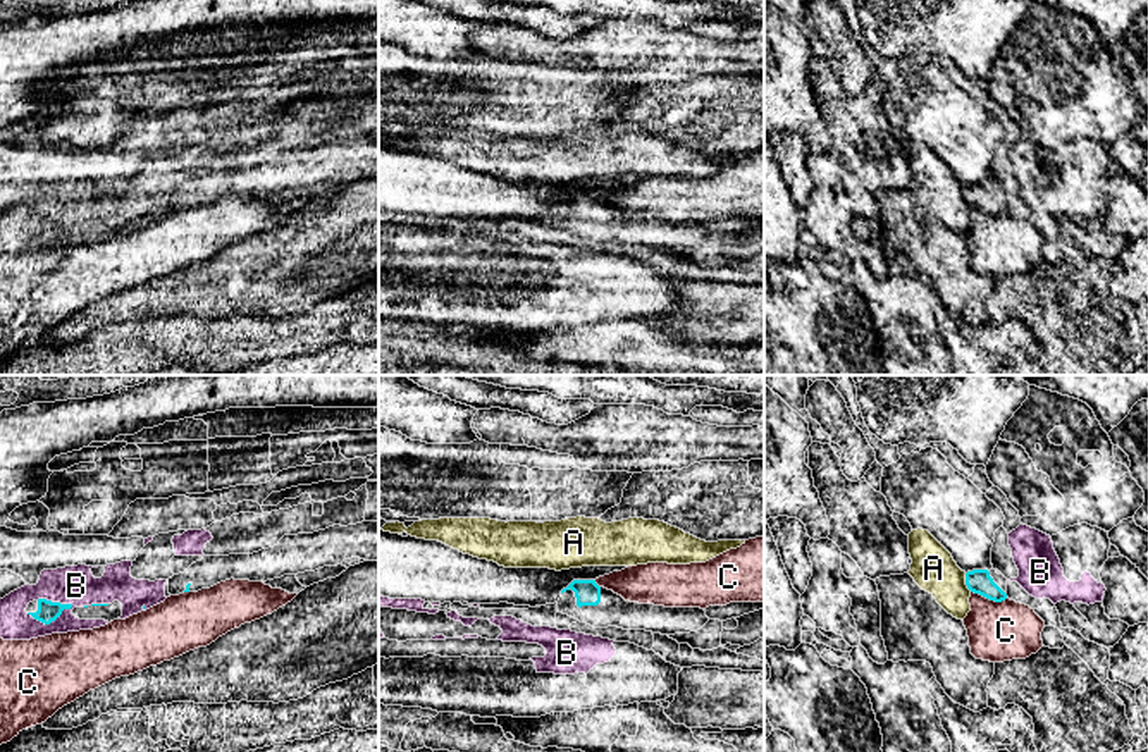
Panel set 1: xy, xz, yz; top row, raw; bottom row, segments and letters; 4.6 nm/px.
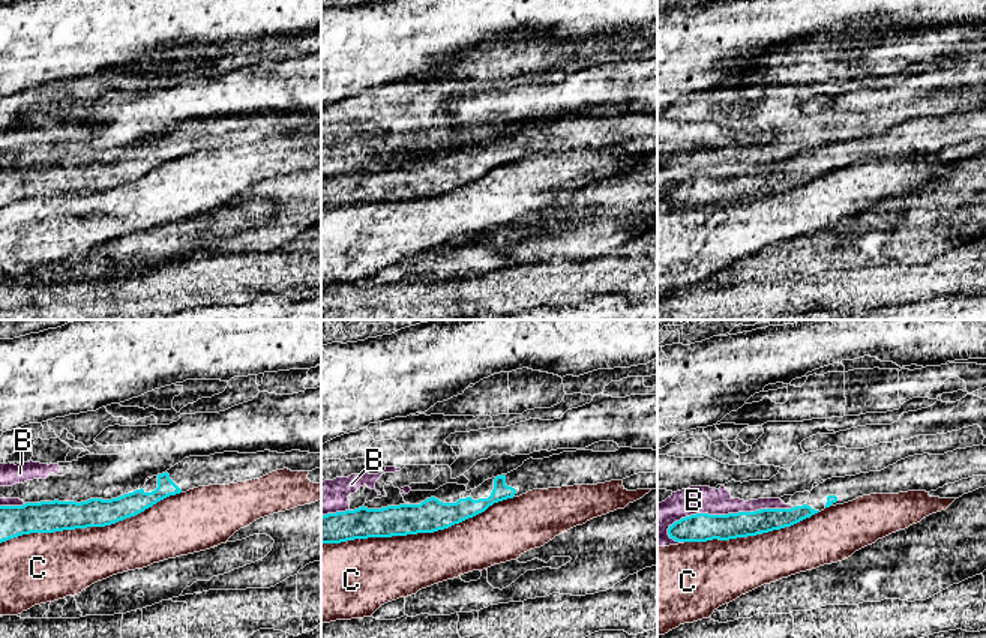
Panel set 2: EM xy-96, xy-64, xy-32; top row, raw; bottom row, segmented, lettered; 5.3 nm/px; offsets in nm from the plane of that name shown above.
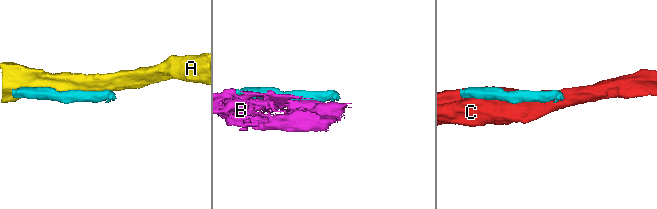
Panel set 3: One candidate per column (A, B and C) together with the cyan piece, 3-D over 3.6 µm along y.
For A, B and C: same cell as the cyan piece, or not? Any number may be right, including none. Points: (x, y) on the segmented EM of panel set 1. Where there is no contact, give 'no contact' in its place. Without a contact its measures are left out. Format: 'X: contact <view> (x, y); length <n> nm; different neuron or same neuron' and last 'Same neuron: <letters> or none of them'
A: contact yz (966, 582); length 90 nm; different neuron
B: contact xy (49, 623); length 220 nm; different neuron
C: contact yz (990, 599); length 180 nm; different neuron
Same neuron: none of them

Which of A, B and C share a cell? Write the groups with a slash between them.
A / B / C

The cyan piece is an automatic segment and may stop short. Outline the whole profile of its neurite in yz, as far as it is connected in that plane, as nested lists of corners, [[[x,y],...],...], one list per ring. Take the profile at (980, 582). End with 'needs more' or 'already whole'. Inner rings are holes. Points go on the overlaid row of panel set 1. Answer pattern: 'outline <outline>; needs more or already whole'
outline [[[972,570],[966,573],[966,585],[971,592],[990,601],[1002,602],[1007,599],[1007,578],[997,570]]]; needs more

